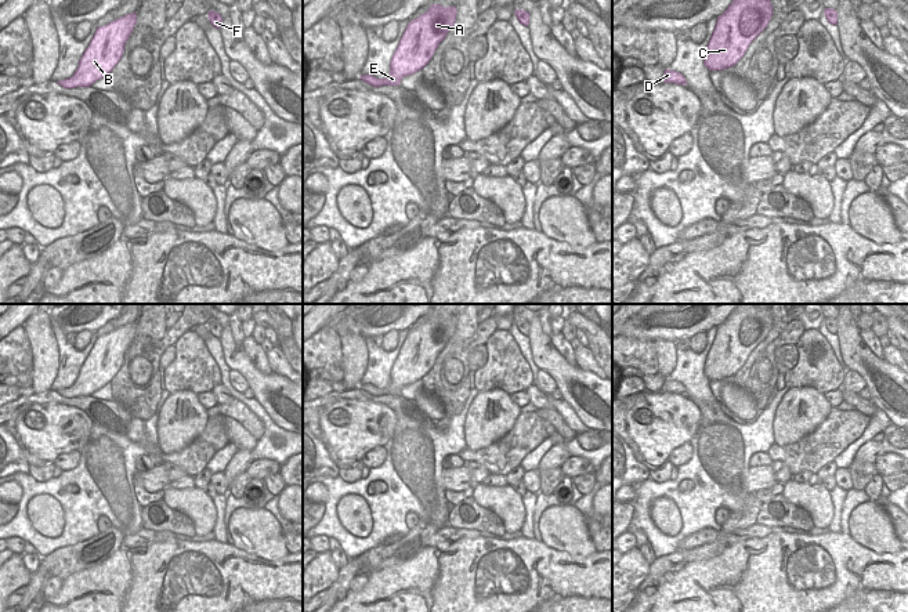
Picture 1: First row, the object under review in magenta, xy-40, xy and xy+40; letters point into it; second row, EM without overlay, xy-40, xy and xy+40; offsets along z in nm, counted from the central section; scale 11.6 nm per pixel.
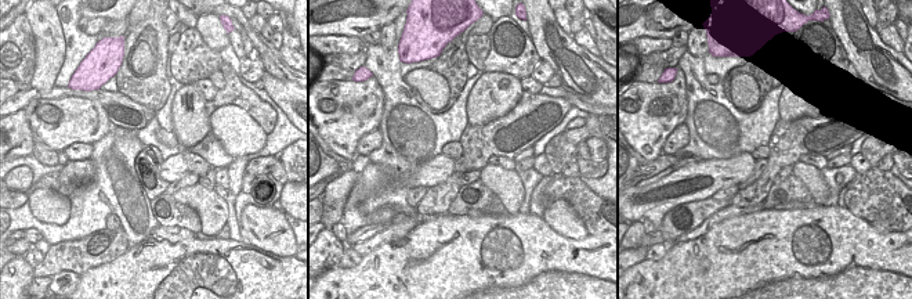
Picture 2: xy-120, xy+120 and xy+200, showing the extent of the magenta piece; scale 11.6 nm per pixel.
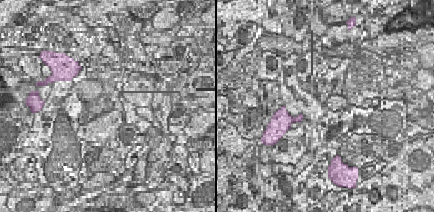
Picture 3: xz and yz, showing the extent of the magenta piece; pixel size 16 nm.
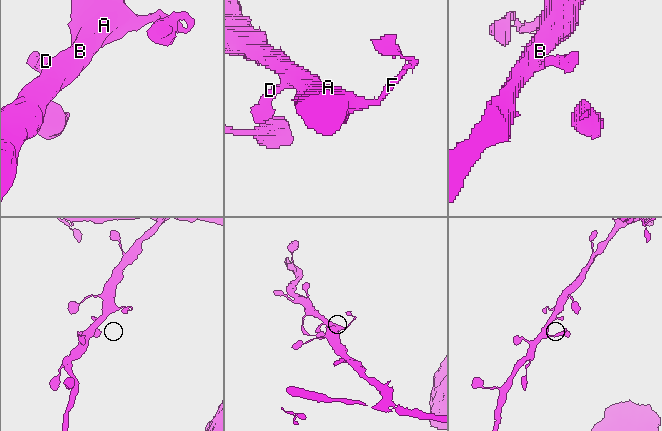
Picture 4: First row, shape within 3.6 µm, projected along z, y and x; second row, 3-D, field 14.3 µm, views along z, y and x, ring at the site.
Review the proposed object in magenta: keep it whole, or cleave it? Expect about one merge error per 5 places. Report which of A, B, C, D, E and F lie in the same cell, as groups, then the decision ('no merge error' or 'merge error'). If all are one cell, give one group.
groups A B C D E F; no merge error

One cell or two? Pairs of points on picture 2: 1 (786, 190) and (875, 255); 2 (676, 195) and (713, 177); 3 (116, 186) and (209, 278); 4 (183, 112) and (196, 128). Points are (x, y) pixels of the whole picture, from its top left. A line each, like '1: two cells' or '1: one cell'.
1: two cells
2: one cell
3: two cells
4: one cell

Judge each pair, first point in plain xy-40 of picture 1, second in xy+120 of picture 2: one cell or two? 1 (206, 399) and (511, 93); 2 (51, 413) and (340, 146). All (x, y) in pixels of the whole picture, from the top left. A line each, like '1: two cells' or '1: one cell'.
1: two cells
2: one cell

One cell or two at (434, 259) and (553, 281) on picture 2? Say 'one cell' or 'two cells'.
one cell

